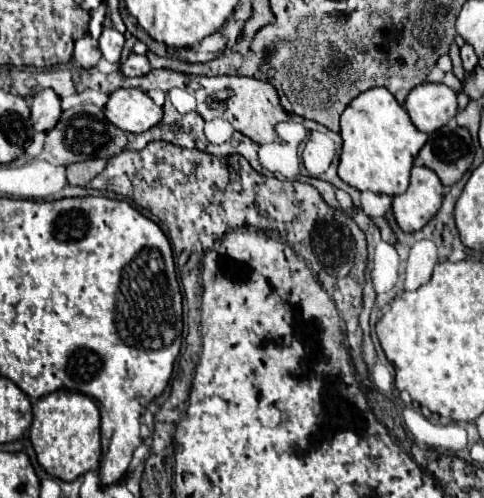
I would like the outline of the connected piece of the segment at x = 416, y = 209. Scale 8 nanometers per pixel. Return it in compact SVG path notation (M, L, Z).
M413 166L409 188L393 198L393 214L405 232L421 230L441 208L443 184L425 166Z

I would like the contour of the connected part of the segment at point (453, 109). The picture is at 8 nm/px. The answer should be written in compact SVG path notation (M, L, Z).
M425 82L409 92L405 110L421 132L431 134L457 114L457 94L445 84Z

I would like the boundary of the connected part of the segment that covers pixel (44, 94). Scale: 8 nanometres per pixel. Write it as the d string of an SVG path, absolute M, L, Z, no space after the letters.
M45 88L33 96L31 104L31 118L33 118L33 128L37 132L49 132L55 128L59 116L61 116L61 102L59 96L51 90Z

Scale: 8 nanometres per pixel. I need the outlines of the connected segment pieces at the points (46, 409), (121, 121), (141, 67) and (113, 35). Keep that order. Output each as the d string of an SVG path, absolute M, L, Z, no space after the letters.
M55 390L33 406L33 424L29 430L37 460L43 470L55 478L71 482L85 472L99 468L101 442L99 442L99 408L97 404L79 392Z
M119 88L105 104L105 116L125 132L145 132L159 124L163 110L139 88Z
M131 52L131 54L127 56L127 60L119 66L119 72L125 74L125 76L143 76L143 74L147 74L149 70L151 70L151 66L149 66L147 58L145 58L145 56L139 56L139 54L135 54L135 52Z
M103 28L99 36L99 48L109 62L119 62L123 44L125 44L125 38L121 32L117 32L115 28Z

